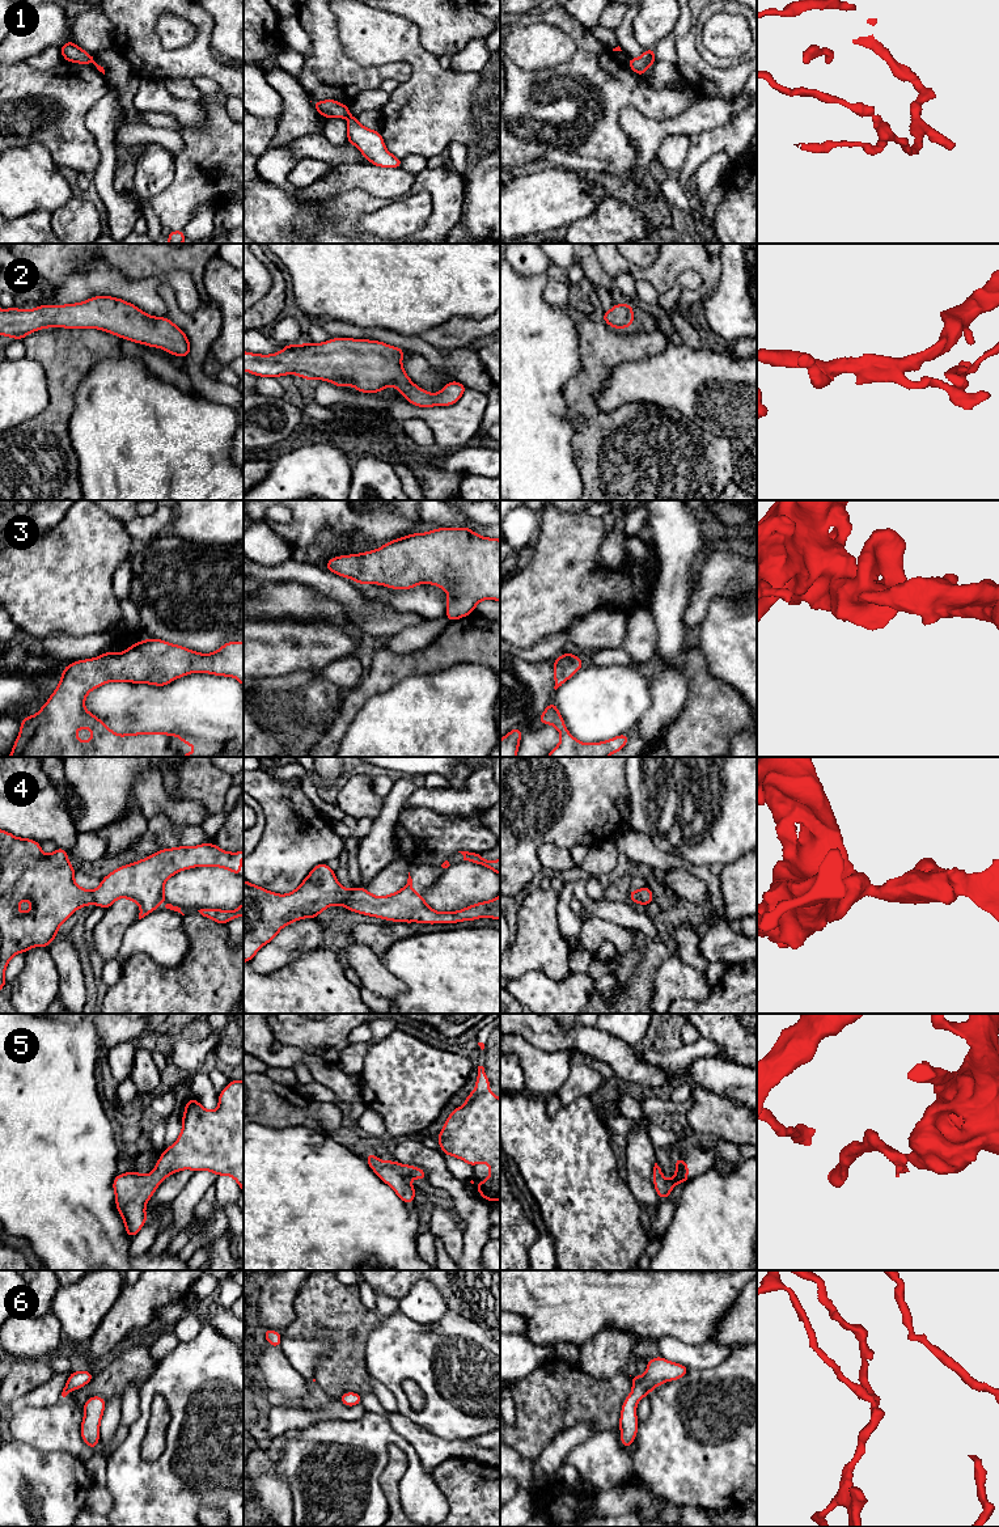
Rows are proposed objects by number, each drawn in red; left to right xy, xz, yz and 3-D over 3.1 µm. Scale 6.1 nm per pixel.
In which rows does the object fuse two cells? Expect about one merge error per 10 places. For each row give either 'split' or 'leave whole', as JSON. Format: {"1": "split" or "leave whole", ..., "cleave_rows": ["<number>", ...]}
{"1": "split", "2": "leave whole", "3": "leave whole", "4": "leave whole", "5": "leave whole", "6": "leave whole", "cleave_rows": ["1"]}

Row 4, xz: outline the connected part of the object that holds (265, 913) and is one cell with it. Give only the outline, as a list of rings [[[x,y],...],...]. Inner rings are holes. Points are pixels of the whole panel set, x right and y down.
[[[319,863],[287,894],[274,893],[244,880],[244,963],[251,961],[284,926],[304,918],[317,918],[334,905],[342,905],[354,913],[406,923],[458,923],[482,917],[500,919],[500,894],[458,911],[440,913],[426,904],[423,894],[414,892],[410,872],[401,891],[377,897],[364,887],[342,887],[334,870],[327,863]]]

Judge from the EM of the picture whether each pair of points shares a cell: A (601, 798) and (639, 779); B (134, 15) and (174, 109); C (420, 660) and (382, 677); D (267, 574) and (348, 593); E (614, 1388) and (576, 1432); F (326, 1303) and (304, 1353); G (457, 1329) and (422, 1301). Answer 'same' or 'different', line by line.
A: different
B: different
C: same
D: same
E: different
F: different
G: different

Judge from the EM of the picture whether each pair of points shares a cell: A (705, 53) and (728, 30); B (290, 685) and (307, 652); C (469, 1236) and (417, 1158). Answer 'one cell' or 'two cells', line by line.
A: two cells
B: two cells
C: one cell

